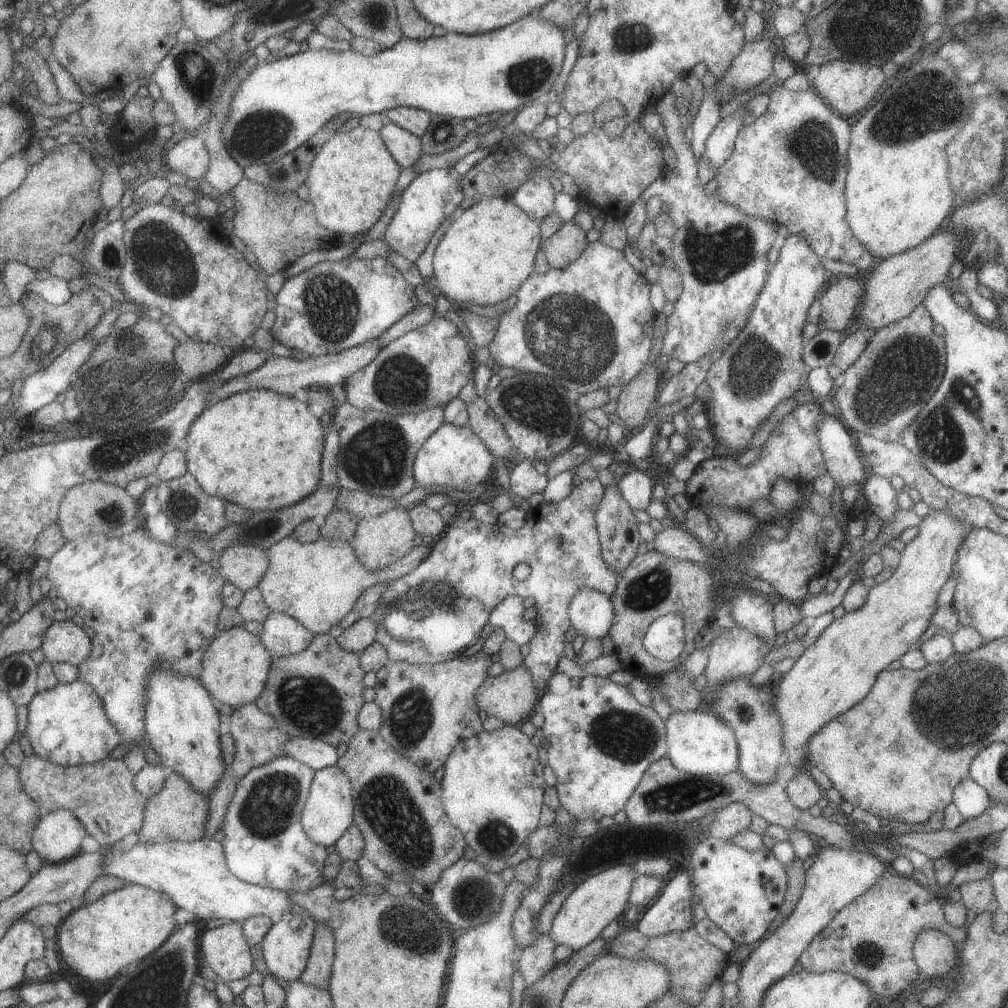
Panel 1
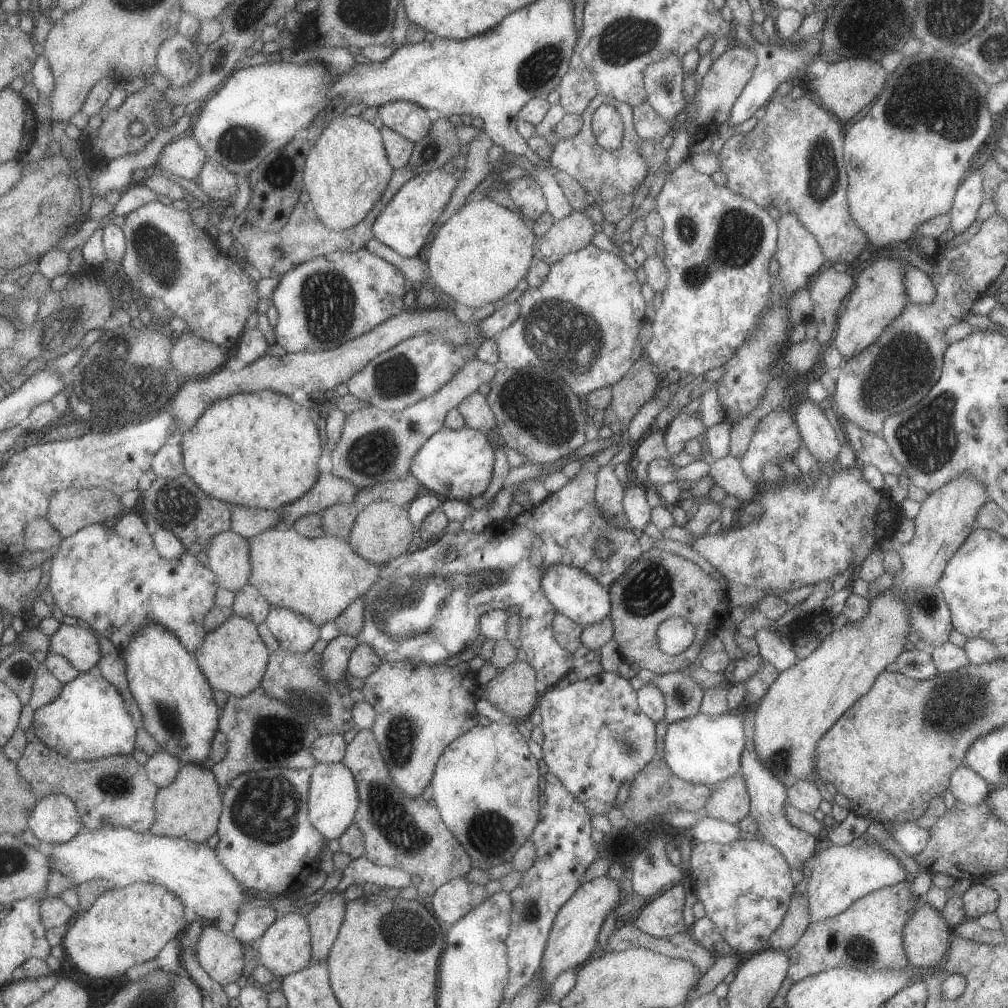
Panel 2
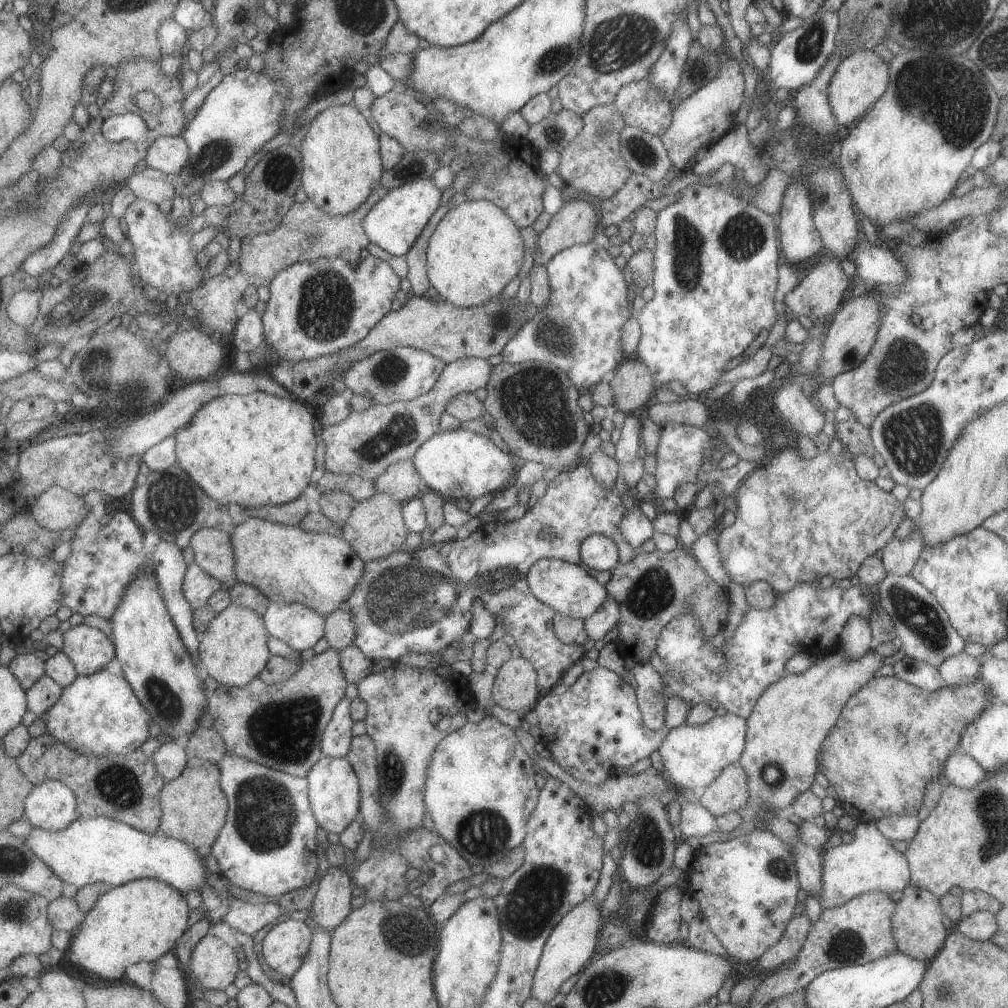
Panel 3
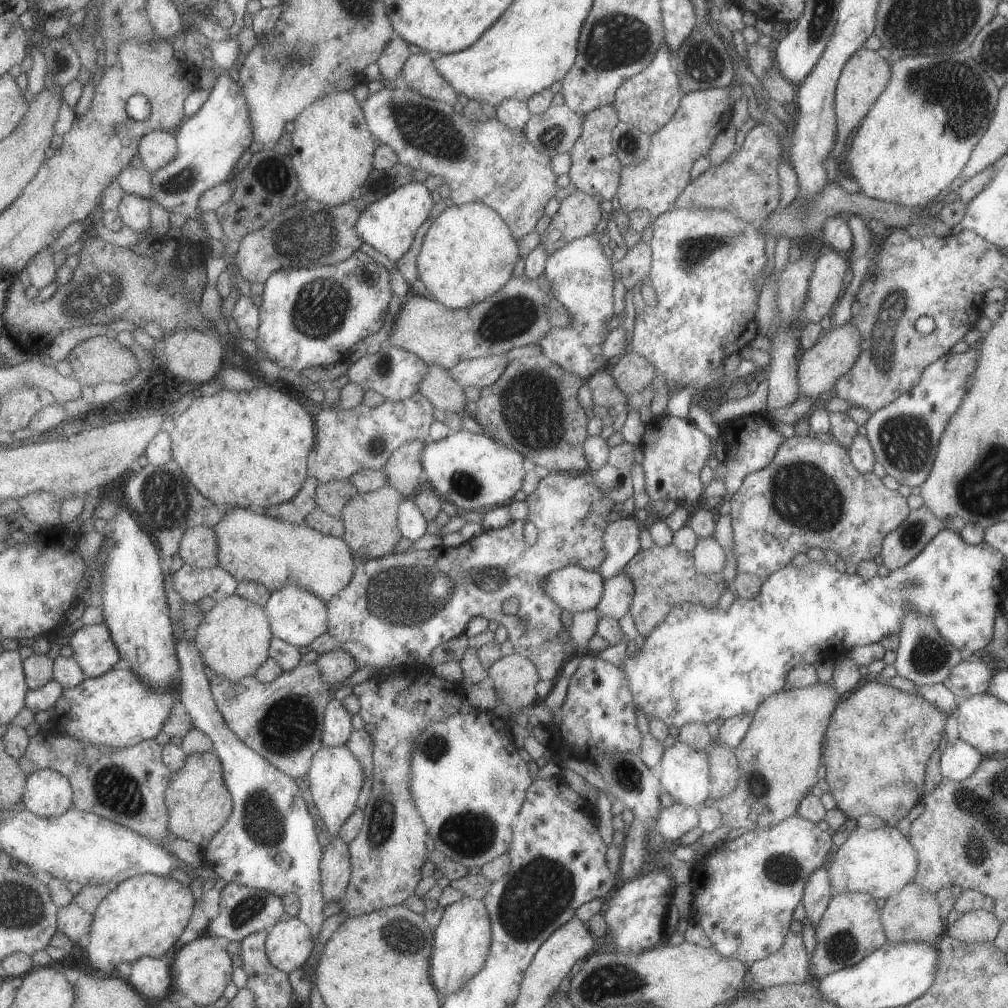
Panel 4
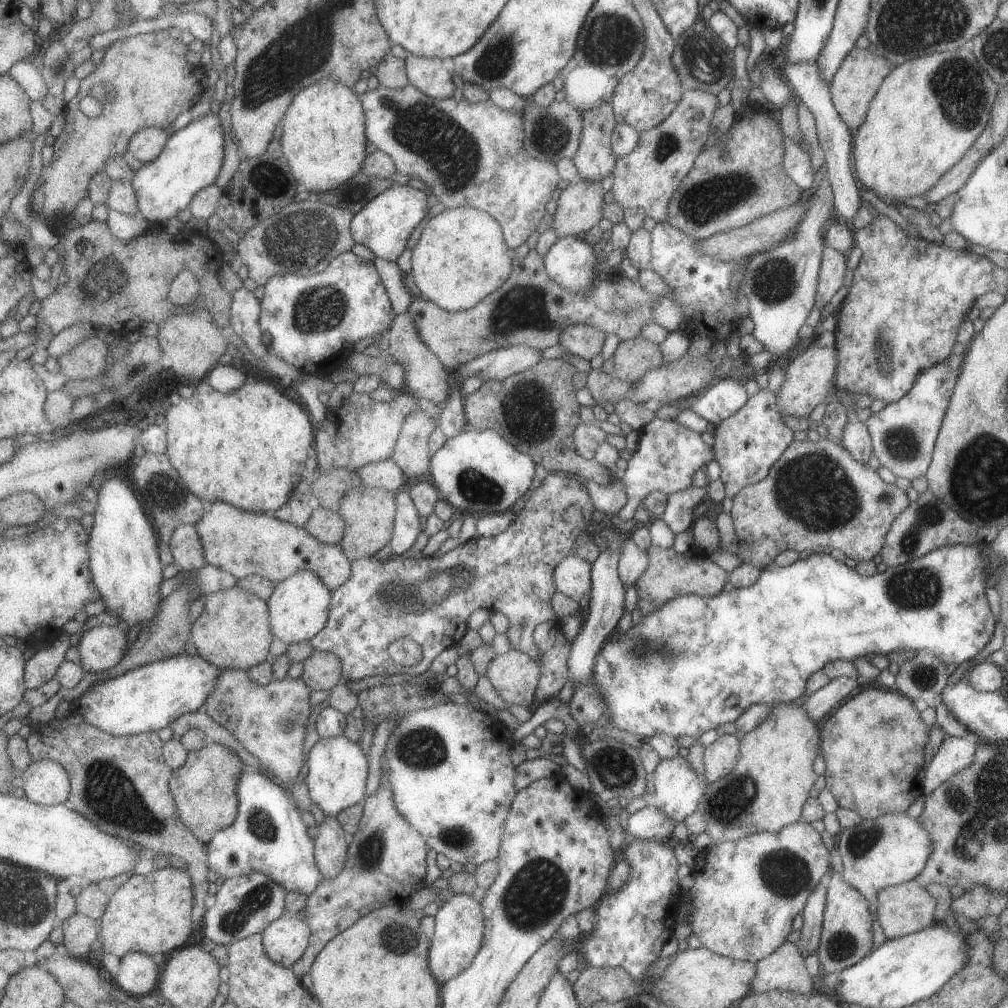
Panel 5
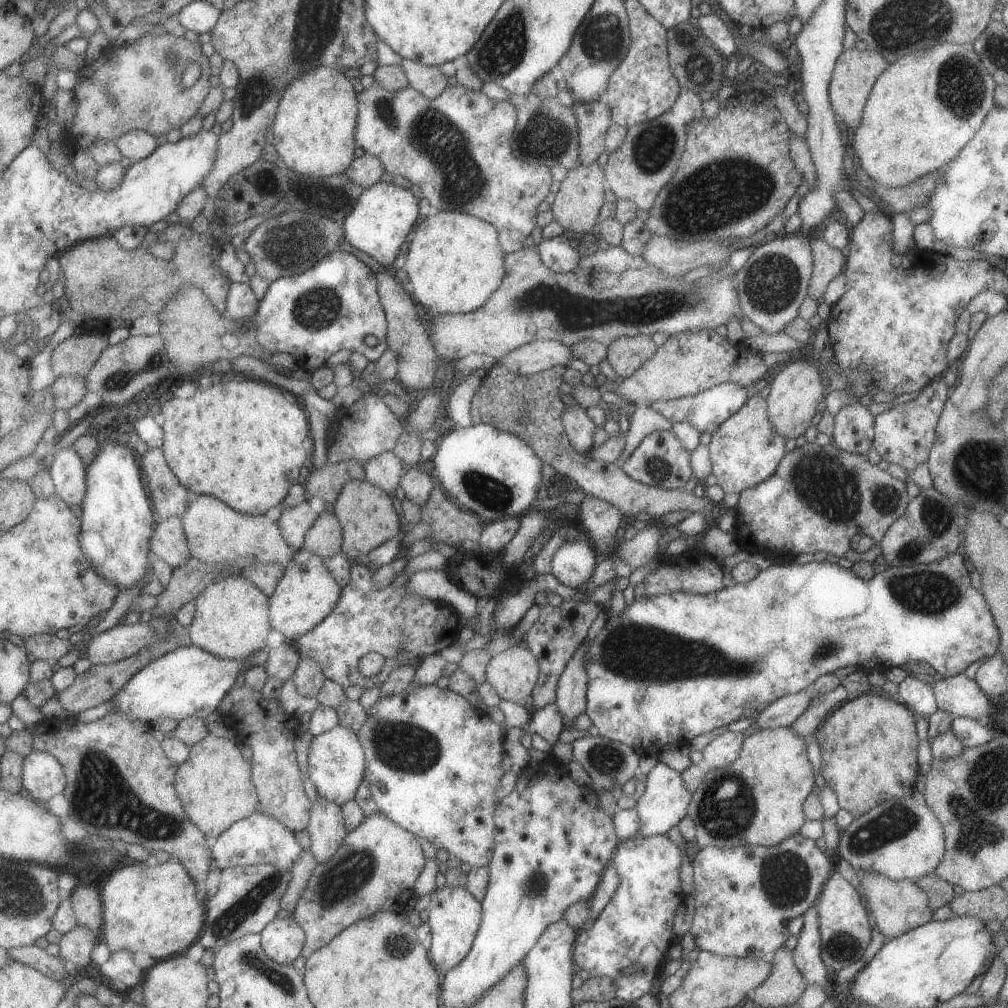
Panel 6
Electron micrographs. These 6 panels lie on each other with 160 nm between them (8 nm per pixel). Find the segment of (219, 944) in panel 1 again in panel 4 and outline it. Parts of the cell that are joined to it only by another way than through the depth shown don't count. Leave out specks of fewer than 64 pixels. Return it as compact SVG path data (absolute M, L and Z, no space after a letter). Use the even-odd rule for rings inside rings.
M203 934L175 950L170 965L172 991L182 992L185 995L185 1001L189 1004L213 1005L213 1002L222 995L225 986L231 983L231 971L233 969L225 949L214 944L211 935Z

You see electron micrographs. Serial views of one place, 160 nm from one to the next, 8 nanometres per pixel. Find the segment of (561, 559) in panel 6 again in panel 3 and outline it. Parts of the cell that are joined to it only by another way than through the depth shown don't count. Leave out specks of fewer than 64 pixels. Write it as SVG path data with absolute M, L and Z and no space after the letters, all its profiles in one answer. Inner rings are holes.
M561 559L536 560L526 572L526 581L533 596L552 608L555 613L585 620L590 617L608 596L606 588L579 565Z

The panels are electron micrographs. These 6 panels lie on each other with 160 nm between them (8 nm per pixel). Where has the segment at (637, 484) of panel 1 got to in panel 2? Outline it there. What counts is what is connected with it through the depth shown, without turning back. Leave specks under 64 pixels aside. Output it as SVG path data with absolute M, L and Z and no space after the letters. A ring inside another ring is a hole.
M628 482L622 496L622 507L631 530L641 534L644 524L650 520L650 509L645 501L645 489Z

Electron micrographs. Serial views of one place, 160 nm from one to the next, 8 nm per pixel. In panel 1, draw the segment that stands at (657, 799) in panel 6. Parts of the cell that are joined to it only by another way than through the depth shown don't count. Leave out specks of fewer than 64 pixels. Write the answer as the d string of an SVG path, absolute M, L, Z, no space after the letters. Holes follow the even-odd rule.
M673 711L665 720L667 758L688 775L724 775L738 770L738 750L733 731L709 712Z

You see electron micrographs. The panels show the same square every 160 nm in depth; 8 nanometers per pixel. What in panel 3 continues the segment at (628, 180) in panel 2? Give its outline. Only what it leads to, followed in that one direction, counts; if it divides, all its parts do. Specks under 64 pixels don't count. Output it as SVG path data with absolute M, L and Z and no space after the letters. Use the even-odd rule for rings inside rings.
M613 103L594 106L582 114L581 118L581 130L559 153L559 164L555 172L565 185L586 193L589 198L605 200L613 196L625 184L629 175L633 174L621 158L618 147L619 135L626 122Z

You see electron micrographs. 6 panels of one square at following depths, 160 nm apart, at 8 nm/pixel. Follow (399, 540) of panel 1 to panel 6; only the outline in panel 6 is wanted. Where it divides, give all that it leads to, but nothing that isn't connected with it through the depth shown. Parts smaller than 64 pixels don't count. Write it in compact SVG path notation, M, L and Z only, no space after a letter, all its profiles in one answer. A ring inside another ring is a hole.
M350 480L342 486L333 504L333 512L342 530L342 545L340 552L353 562L358 554L368 554L382 542L401 535L405 523L394 498L382 488L368 483L366 480Z

